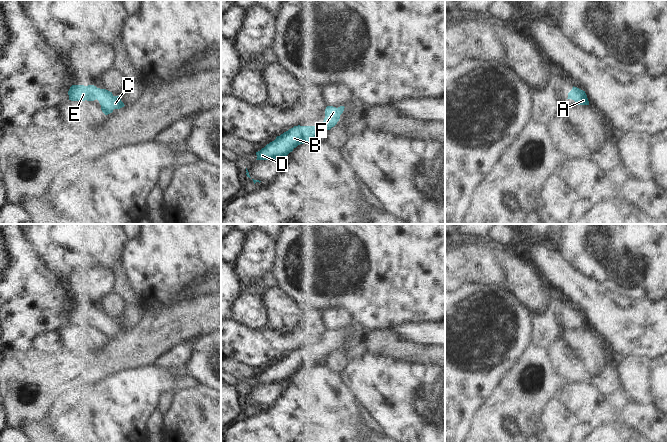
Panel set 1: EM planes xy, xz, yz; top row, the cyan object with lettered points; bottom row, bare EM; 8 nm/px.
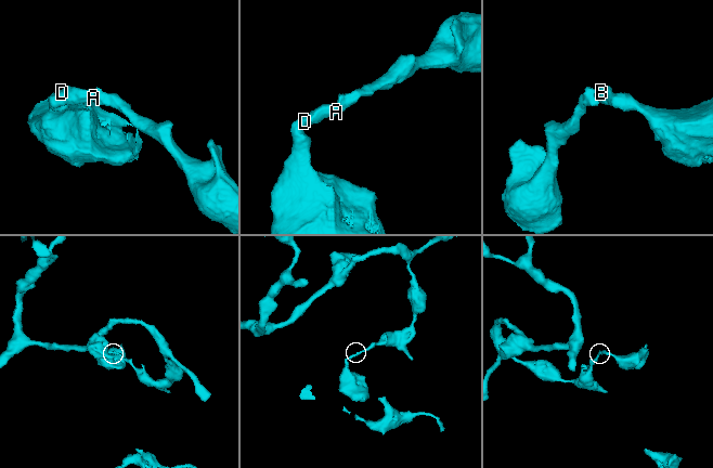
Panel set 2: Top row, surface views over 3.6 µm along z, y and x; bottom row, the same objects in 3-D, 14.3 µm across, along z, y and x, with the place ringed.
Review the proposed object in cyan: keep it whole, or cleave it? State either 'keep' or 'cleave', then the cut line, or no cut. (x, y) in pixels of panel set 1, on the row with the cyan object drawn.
keep; no cut

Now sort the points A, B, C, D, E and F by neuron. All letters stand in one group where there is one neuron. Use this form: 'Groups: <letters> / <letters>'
Groups: A B C D E F.

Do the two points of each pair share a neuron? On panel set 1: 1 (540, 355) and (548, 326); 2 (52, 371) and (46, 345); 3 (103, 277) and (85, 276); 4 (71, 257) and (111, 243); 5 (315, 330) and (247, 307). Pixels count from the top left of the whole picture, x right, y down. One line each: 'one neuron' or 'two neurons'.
1: two neurons
2: two neurons
3: one neuron
4: one neuron
5: two neurons

